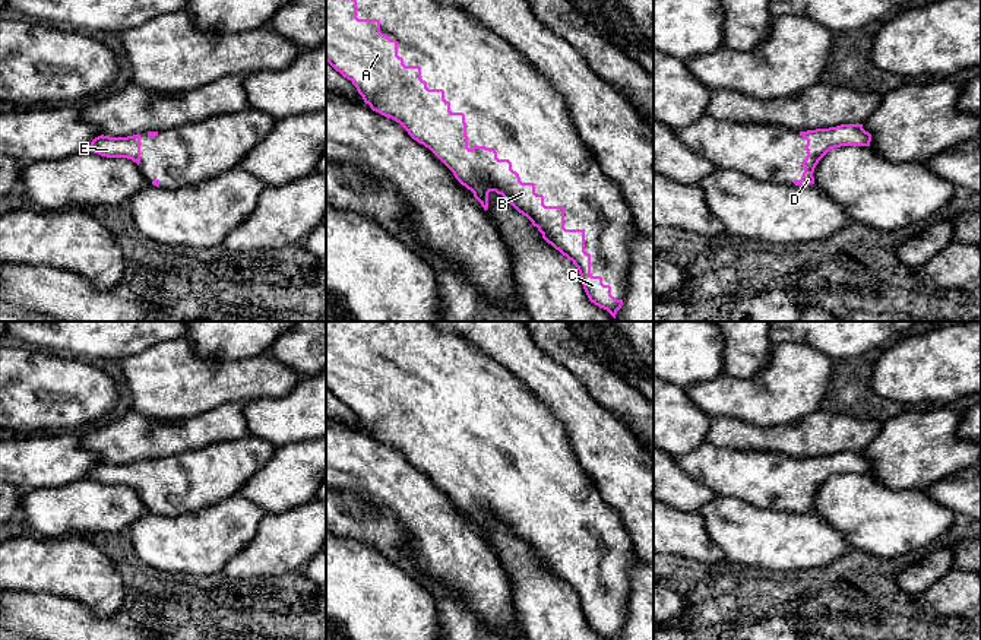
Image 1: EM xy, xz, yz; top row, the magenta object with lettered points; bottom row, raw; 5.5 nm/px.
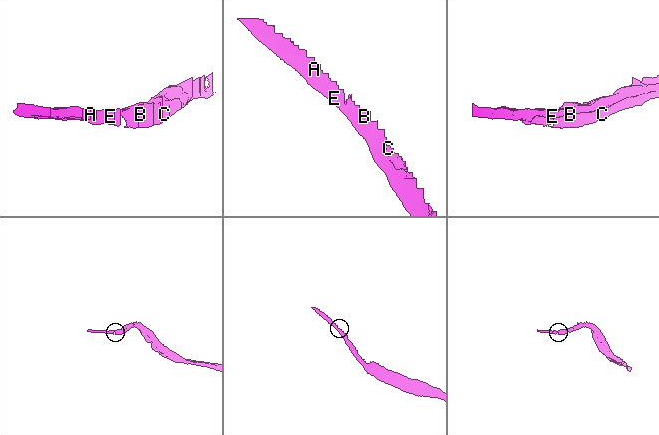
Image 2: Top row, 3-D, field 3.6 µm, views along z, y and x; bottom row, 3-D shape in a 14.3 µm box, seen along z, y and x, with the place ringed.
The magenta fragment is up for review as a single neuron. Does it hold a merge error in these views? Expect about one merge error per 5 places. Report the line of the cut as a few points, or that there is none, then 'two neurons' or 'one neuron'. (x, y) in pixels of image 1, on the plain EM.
no cut; one neuron

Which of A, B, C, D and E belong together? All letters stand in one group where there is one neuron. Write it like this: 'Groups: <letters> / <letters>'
Groups: A B C D E

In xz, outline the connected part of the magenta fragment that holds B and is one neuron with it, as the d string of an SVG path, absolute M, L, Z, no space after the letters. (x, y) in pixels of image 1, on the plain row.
M326 321L326 389L352 409L364 430L385 444L399 450L418 471L428 475L474 520L484 538L488 536L488 520L501 522L519 541L526 544L542 561L542 565L573 589L591 630L608 640L617 640L623 627L611 622L611 614L601 603L591 602L591 582L585 579L585 558L564 555L564 535L545 533L544 523L535 520L534 510L522 510L509 487L499 487L493 475L468 475L463 440L452 440L443 416L428 416L421 406L420 393L405 393L398 383L398 368L380 359L379 346L358 346L357 327L349 323Z

